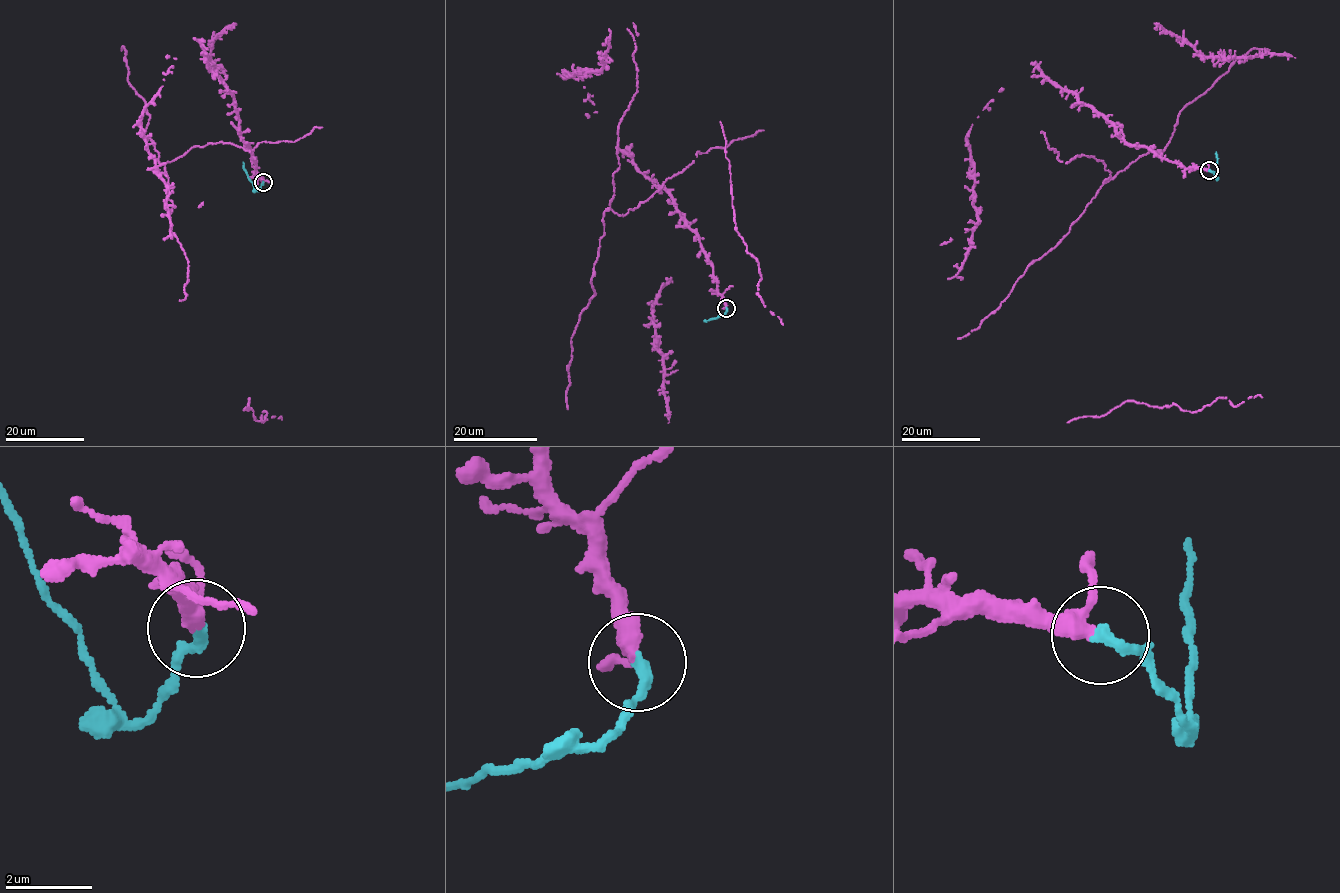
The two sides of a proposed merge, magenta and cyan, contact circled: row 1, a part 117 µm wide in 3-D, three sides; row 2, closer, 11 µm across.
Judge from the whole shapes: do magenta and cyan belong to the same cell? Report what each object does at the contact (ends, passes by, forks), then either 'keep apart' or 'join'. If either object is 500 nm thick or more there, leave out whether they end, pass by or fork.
magenta passes by; cyan ends there; keep apart

